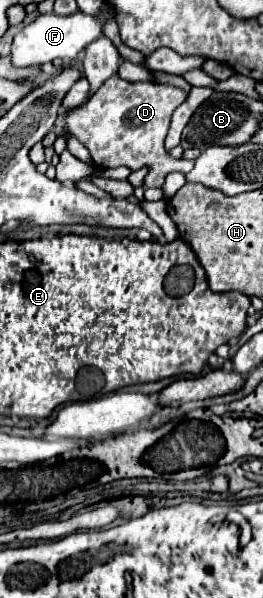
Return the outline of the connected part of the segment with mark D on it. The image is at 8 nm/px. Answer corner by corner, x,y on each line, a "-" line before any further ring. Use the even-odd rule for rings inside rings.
110,77
94,93
94,97
80,109
68,111
64,121
68,131
90,151
96,167
150,167
144,187
162,187
164,177
176,169
176,159
164,149
164,139
170,127
172,113
186,101
188,93
154,81
124,81
122,77

